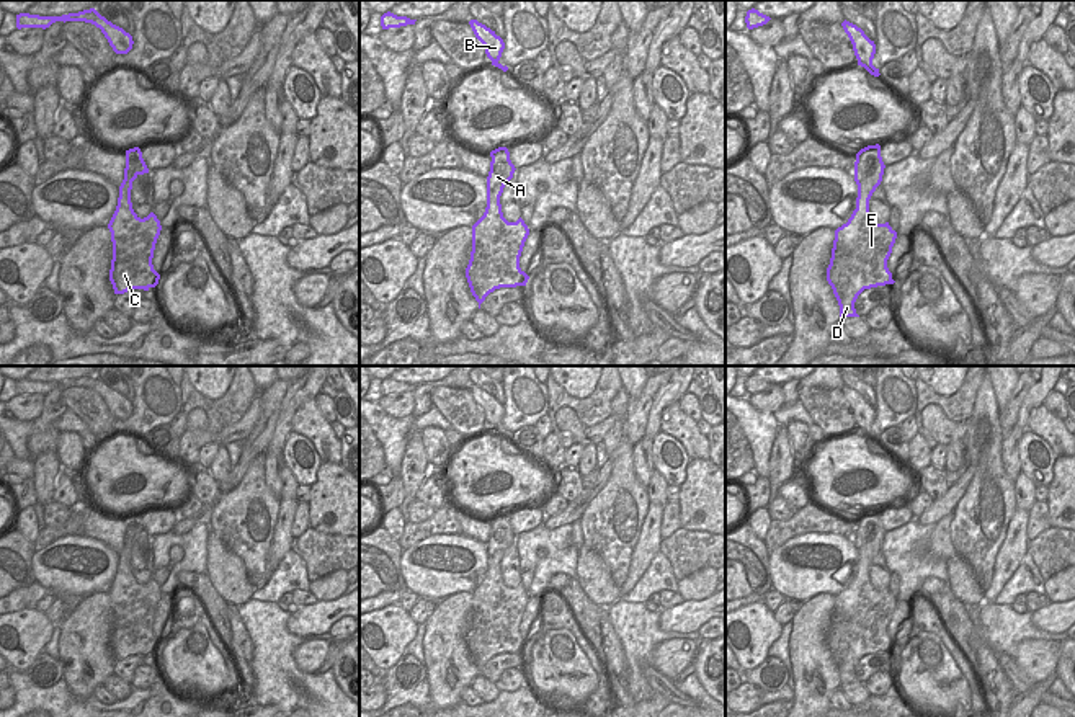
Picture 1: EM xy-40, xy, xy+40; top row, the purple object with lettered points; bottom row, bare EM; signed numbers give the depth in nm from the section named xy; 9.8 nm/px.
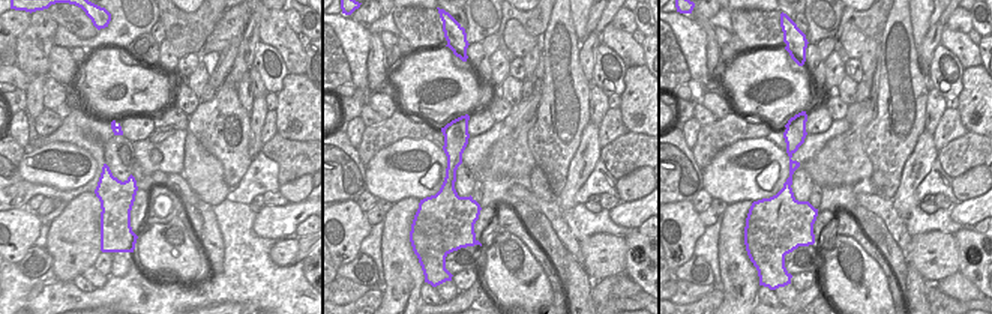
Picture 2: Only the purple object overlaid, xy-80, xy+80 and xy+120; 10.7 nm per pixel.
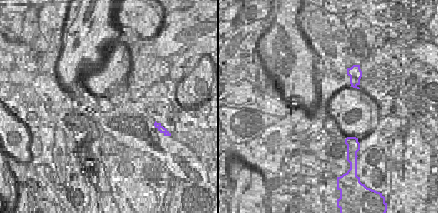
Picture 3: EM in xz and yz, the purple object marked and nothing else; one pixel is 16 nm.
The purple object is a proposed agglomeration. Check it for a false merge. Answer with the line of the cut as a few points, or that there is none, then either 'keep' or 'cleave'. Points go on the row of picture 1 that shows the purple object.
no cut | keep

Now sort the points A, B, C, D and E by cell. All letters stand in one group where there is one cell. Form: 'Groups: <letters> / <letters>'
Groups: A B C D E

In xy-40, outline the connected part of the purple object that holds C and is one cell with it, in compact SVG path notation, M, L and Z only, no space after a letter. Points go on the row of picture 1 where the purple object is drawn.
M139 147L126 150L124 180L119 186L116 211L108 224L113 242L109 281L114 294L132 289L149 291L158 284L160 274L152 258L162 225L154 212L141 219L131 203L132 181L149 173Z

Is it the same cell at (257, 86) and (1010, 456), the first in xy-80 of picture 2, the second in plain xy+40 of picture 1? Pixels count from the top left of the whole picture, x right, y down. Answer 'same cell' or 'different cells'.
different cells

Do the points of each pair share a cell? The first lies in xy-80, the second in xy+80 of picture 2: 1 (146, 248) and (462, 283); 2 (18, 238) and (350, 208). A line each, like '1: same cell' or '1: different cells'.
1: different cells
2: same cell

